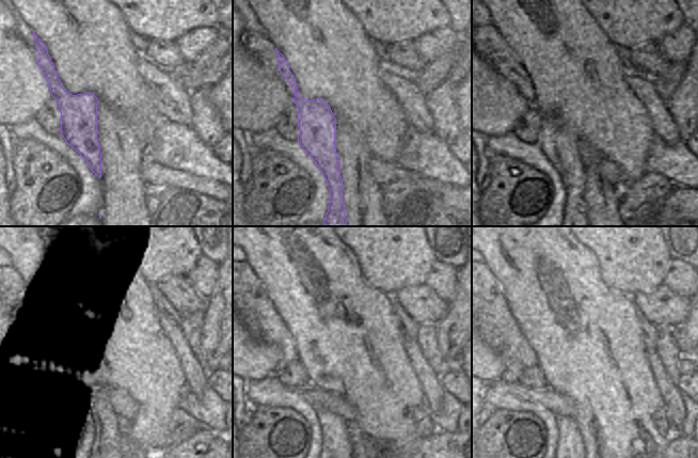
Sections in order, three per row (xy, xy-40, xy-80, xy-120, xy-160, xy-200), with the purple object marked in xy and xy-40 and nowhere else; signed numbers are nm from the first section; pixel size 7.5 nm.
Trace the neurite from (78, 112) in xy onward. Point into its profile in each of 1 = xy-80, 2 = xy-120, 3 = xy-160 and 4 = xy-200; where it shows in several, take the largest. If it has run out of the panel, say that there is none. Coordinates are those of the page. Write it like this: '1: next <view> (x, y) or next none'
1: next xy-80 (558, 143)
2: next xy-120 (101, 438)
3: next xy-160 (335, 443)
4: next xy-200 (570, 443)

